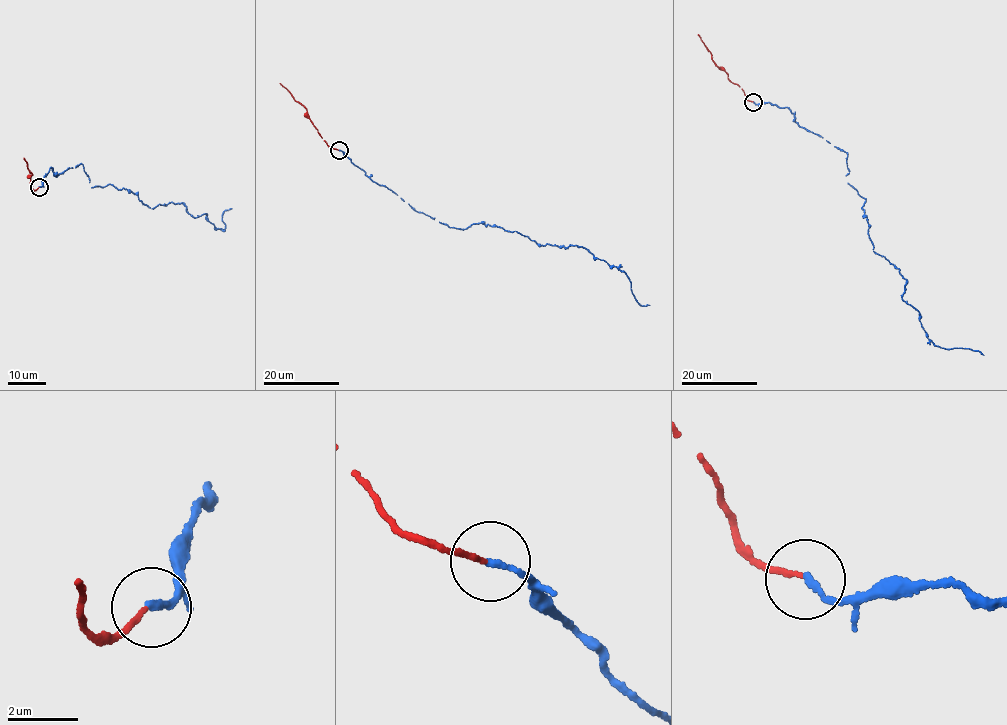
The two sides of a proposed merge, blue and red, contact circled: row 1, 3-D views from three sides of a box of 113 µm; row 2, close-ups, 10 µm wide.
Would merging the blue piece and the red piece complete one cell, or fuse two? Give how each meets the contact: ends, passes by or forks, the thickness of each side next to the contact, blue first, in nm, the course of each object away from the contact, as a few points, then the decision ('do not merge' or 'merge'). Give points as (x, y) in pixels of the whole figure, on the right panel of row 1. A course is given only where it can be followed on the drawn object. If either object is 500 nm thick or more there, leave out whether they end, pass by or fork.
blue ends | red ends | 170/130 nm | blue via (753, 102), (787, 108), (846, 153), (873, 250), (900, 270), (902, 297), (928, 338), (984, 355) | red via (753, 101), (712, 59), (711, 52), (698, 34) | merge

